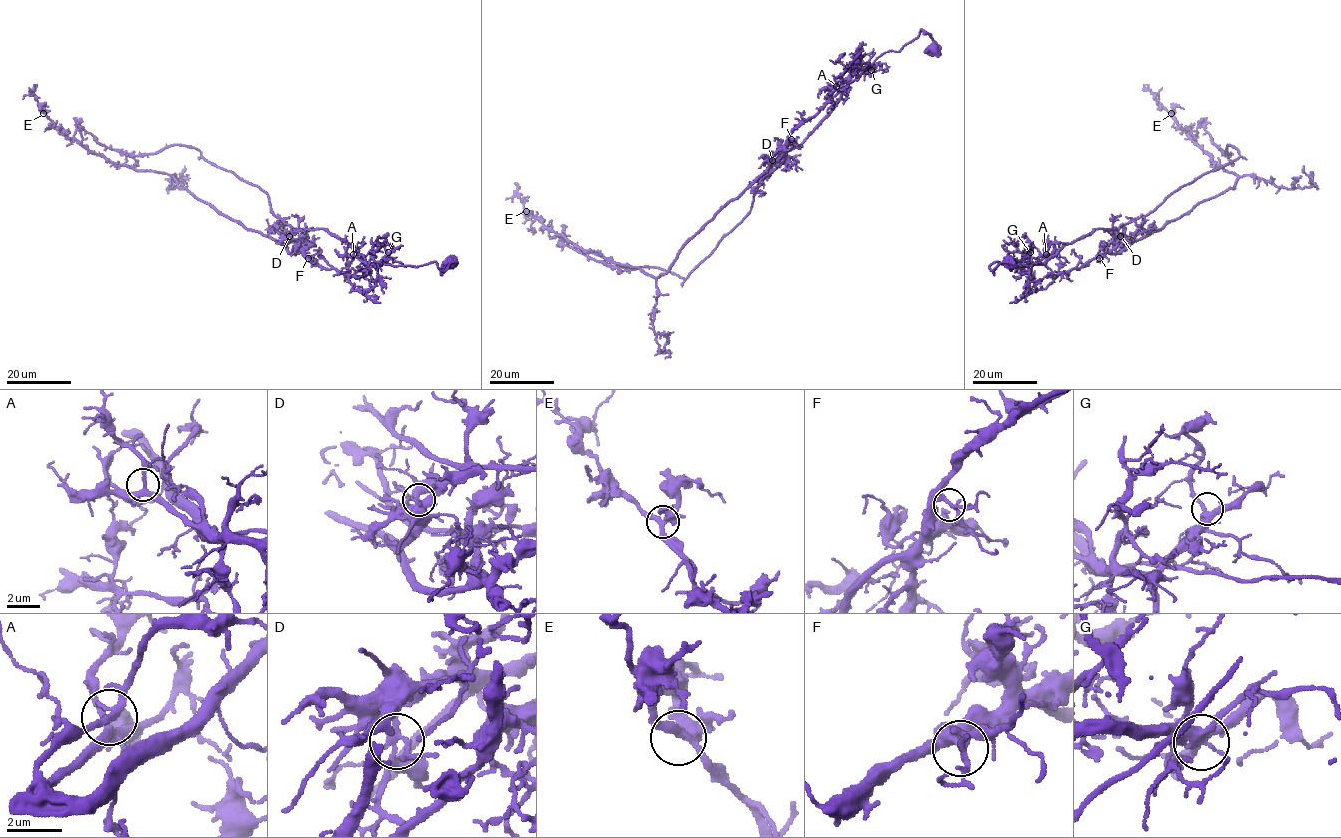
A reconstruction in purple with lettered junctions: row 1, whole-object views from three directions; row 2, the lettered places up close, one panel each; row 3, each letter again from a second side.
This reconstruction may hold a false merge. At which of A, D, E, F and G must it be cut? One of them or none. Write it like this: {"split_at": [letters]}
{"split_at": ["D"]}

